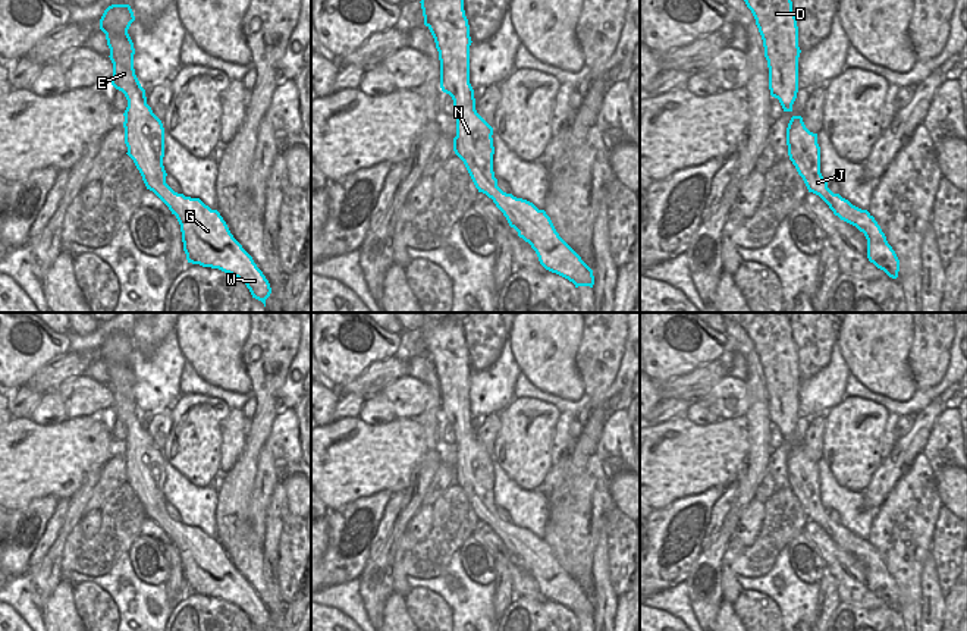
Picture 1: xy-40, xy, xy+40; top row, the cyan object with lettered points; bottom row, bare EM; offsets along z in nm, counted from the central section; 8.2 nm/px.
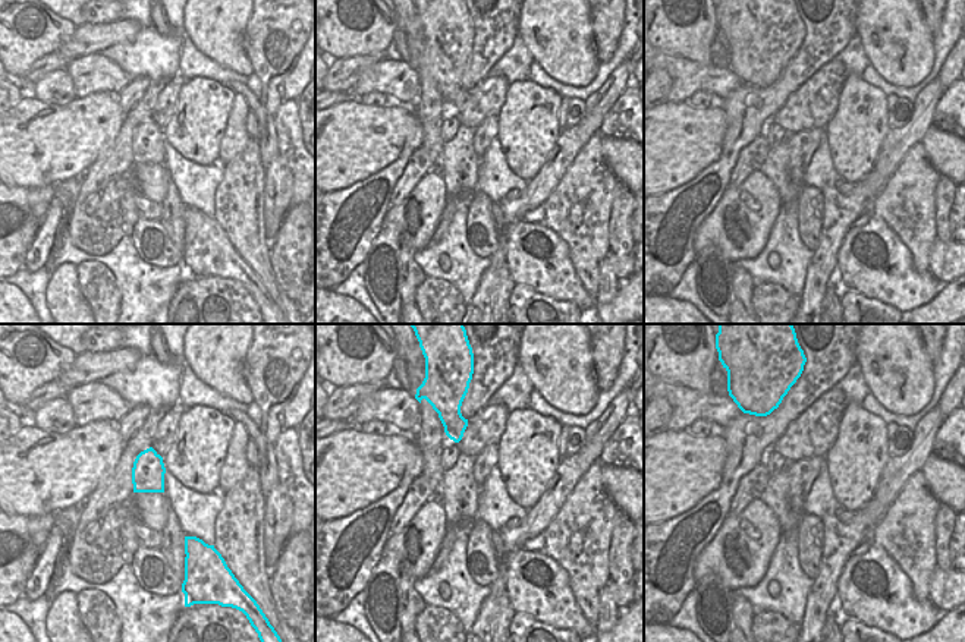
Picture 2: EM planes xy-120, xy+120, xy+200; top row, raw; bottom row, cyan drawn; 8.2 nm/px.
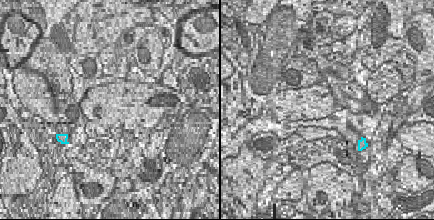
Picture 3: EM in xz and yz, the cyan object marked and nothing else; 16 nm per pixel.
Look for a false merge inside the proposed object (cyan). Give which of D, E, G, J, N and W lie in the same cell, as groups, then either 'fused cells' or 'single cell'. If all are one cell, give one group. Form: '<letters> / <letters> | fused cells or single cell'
D E G J N W | single cell

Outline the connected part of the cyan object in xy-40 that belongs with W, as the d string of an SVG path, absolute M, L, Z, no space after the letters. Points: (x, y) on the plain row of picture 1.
M112 333L100 348L100 358L106 362L113 392L112 414L128 428L123 442L126 483L134 489L147 518L176 544L188 591L219 597L238 606L247 613L252 627L266 631L271 622L269 609L233 566L220 541L200 527L175 521L166 512L164 456L147 433L145 418L134 398L135 377L128 362L134 349L129 333Z

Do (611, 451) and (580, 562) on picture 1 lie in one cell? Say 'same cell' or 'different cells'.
different cells

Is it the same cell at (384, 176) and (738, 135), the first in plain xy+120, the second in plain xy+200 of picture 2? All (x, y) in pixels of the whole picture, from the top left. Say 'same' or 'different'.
same

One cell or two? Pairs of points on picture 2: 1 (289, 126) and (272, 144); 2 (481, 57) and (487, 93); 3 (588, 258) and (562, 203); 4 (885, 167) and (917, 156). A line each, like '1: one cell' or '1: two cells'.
1: two cells
2: two cells
3: one cell
4: two cells

